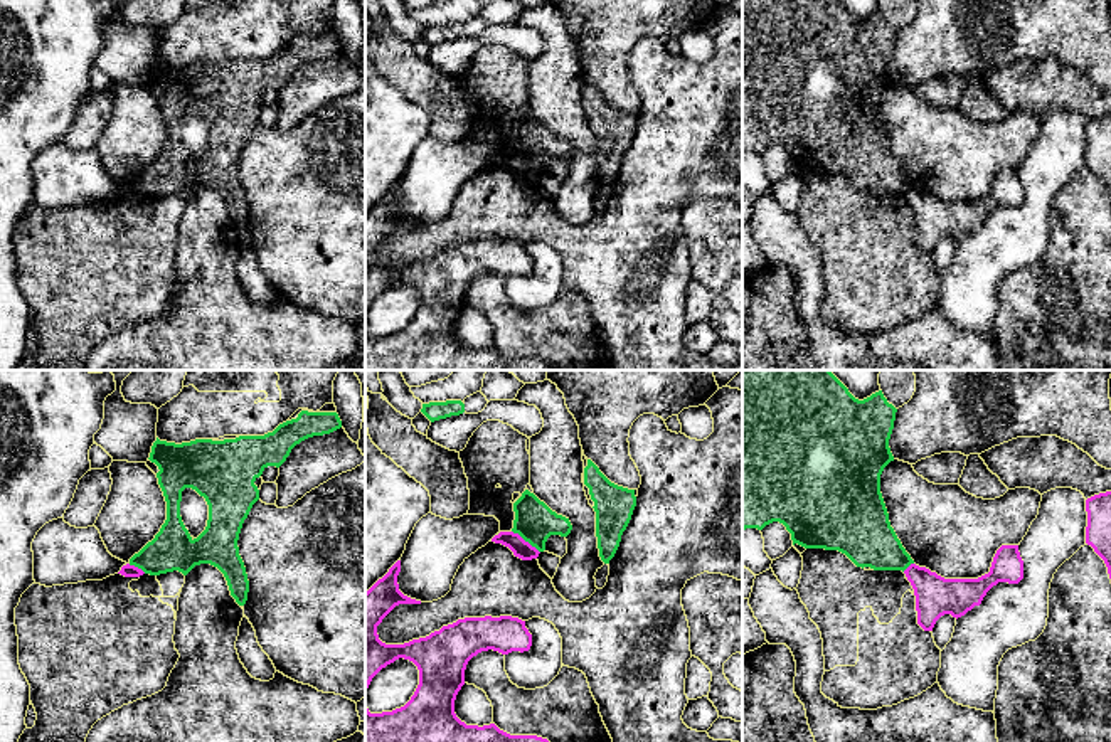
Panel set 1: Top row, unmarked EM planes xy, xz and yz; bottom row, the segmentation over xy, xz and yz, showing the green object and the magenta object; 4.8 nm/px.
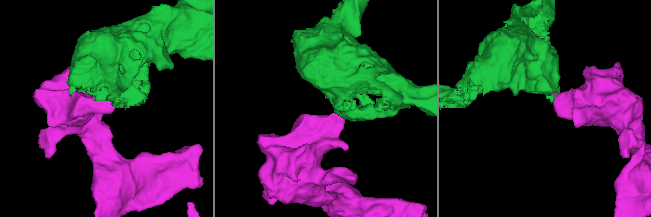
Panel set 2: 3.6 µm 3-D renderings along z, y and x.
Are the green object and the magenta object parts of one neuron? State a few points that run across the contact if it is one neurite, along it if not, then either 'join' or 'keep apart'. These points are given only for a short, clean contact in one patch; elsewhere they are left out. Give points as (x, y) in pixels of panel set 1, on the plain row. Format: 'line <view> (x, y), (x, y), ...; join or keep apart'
line xz (512, 153), (539, 175); keep apart

